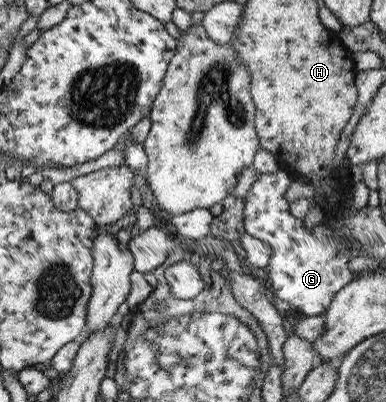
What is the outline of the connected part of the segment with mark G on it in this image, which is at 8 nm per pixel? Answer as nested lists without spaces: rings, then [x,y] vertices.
[[[282,168],[272,174],[258,173],[257,179],[252,183],[245,197],[242,198],[245,202],[243,208],[244,233],[260,239],[271,248],[271,257],[266,268],[274,298],[288,302],[289,306],[297,308],[305,317],[315,317],[324,315],[336,292],[346,286],[359,273],[352,271],[348,265],[350,259],[359,256],[359,248],[351,246],[351,242],[339,232],[339,228],[331,228],[331,226],[323,223],[308,233],[303,227],[302,220],[292,217],[288,211],[289,202],[286,201],[284,192],[286,192],[291,181],[288,172]]]

